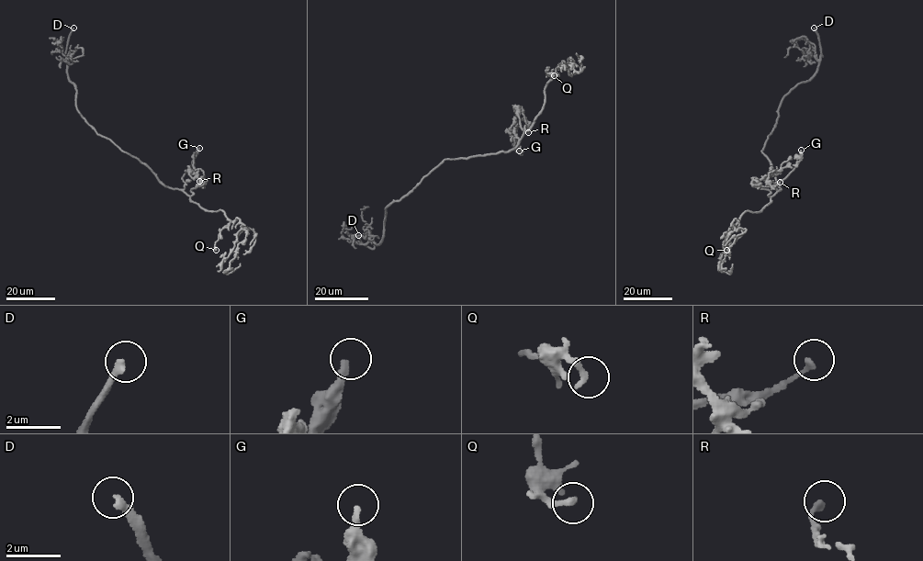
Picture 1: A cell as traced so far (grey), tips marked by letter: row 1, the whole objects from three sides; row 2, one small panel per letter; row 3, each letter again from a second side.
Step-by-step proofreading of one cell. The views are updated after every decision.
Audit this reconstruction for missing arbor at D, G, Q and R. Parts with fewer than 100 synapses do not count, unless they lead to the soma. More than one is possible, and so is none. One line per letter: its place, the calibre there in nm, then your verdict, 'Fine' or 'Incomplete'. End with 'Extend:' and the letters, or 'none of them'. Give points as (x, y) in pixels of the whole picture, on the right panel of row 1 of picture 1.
D: Place: (814, 28). Thickness 240 nm. Incomplete
G: Place: (801, 150). Thickness 240 nm. Fine
Q: Place: (726, 250). Thickness 280 nm. Fine
R: Place: (780, 182). Thickness 200 nm. Fine
Extend: D

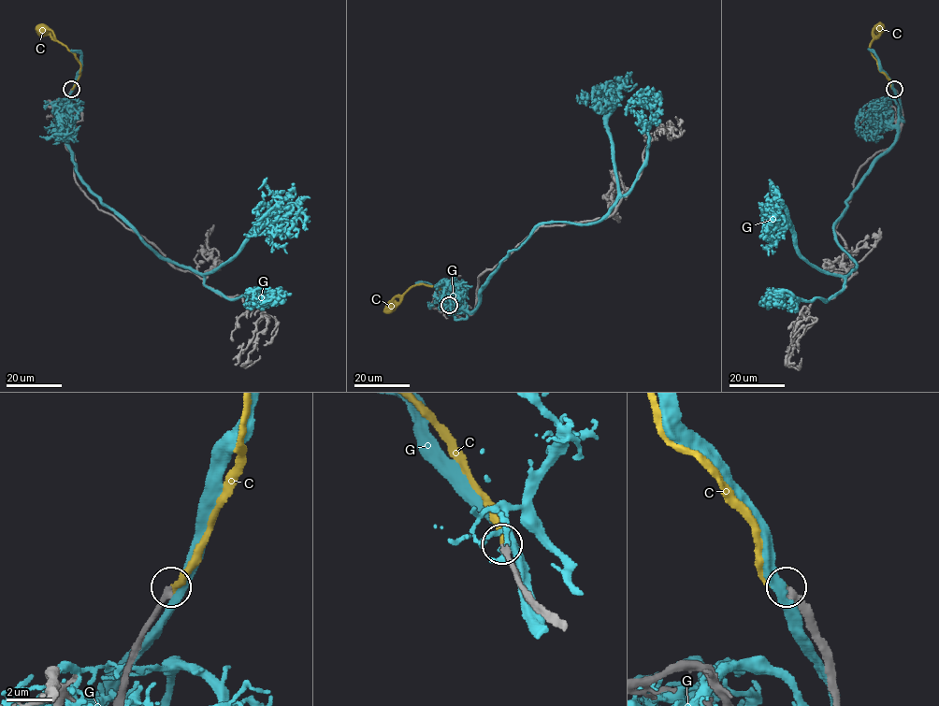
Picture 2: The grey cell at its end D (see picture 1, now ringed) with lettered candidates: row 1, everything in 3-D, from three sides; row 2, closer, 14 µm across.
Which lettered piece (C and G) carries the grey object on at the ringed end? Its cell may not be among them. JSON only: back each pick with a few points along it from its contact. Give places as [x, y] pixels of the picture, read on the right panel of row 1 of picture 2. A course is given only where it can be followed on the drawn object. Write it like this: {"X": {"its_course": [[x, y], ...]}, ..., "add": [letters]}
{"C": {"its_course": [[894, 90], [869, 49], [873, 31], [879, 28]]}, "add": ["C"]}

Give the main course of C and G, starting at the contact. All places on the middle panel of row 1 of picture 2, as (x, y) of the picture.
C: (450, 305), (438, 287), (423, 284), (414, 285), (396, 296), (391, 306)
G: (450, 306), (455, 319), (474, 311), (499, 262), (539, 224), (593, 223), (616, 203), (600, 89), (591, 100)

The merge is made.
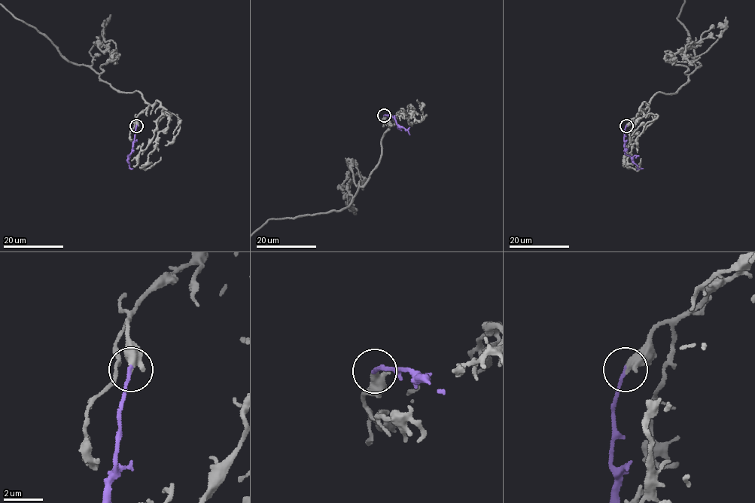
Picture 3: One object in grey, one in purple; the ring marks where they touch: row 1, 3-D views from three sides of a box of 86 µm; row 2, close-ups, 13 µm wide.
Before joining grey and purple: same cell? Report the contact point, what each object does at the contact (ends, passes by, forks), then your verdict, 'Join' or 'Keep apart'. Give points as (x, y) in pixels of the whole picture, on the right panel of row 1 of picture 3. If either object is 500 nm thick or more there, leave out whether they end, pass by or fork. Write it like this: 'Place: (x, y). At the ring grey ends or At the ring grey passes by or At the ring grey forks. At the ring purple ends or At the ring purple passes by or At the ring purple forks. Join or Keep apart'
Place: (626, 126). At the ring grey ends. At the ring purple ends. Join

